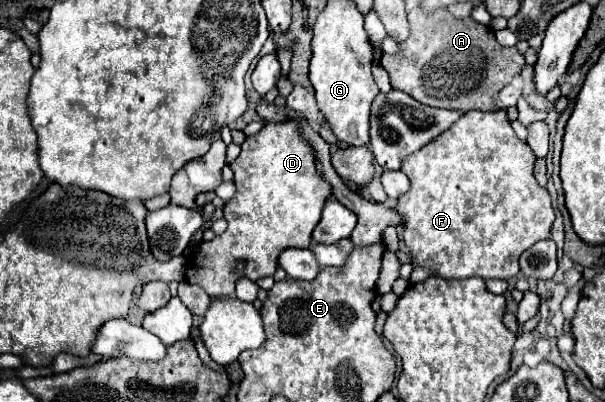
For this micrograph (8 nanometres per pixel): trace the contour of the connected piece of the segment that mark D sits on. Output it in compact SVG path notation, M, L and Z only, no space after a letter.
M294 120L282 124L266 122L258 134L248 136L244 140L242 152L230 164L230 168L234 172L236 196L224 206L224 218L228 220L228 228L212 242L202 242L186 266L186 282L204 288L204 292L208 292L210 298L222 298L222 296L234 298L234 284L240 278L256 282L258 278L272 276L278 268L278 254L282 250L286 250L288 246L308 248L312 242L312 230L316 228L324 202L330 196L330 186L316 174L314 152L300 138Z

